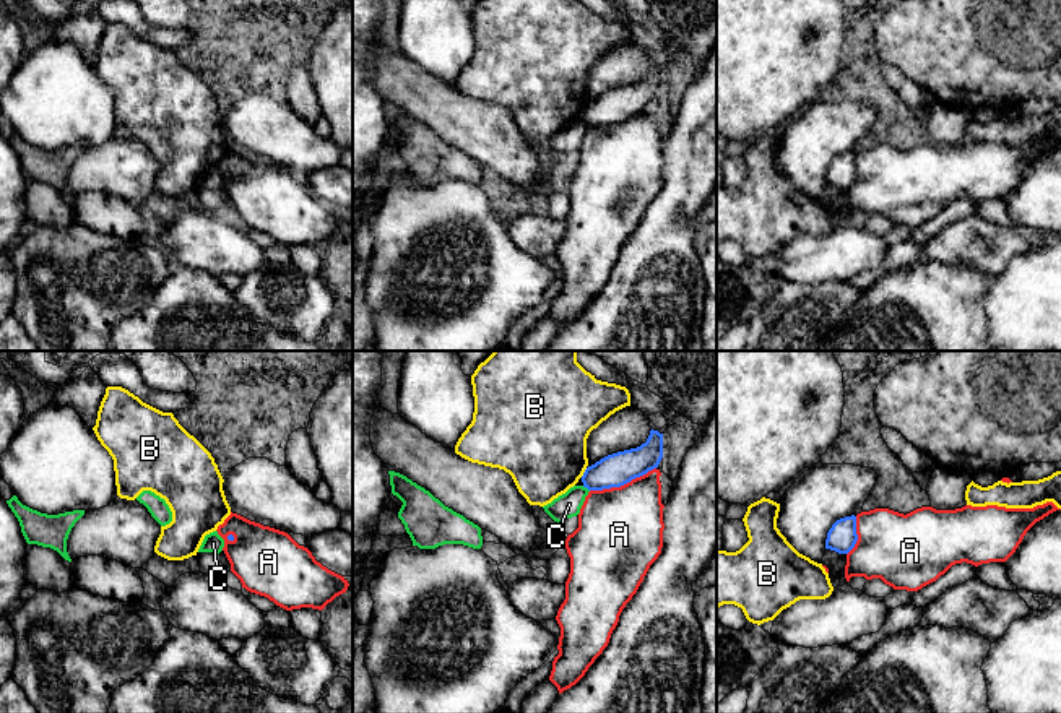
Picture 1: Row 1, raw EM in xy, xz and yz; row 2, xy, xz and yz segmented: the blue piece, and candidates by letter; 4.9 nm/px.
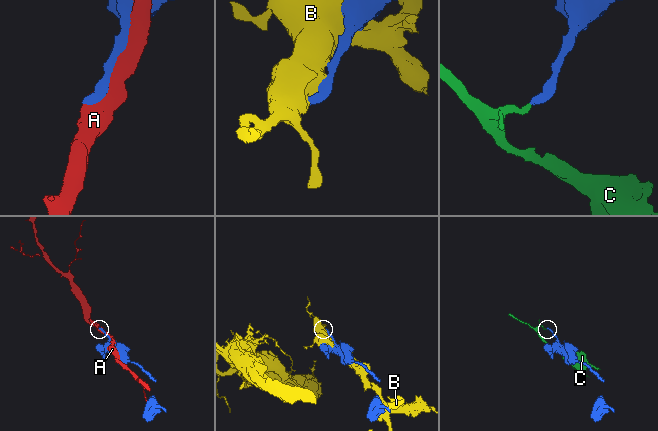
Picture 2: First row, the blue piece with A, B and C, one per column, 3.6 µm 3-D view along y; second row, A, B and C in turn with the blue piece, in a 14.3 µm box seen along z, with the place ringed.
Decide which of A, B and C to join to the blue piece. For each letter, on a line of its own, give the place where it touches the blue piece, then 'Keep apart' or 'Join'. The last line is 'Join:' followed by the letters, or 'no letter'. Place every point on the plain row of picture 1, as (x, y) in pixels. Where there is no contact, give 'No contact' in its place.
A: Touches blue at xz (623, 120). Keep apart
B: Touches blue at xz (584, 109). Keep apart
C: Touches blue at xz (585, 122). Keep apart
Join: no letter

